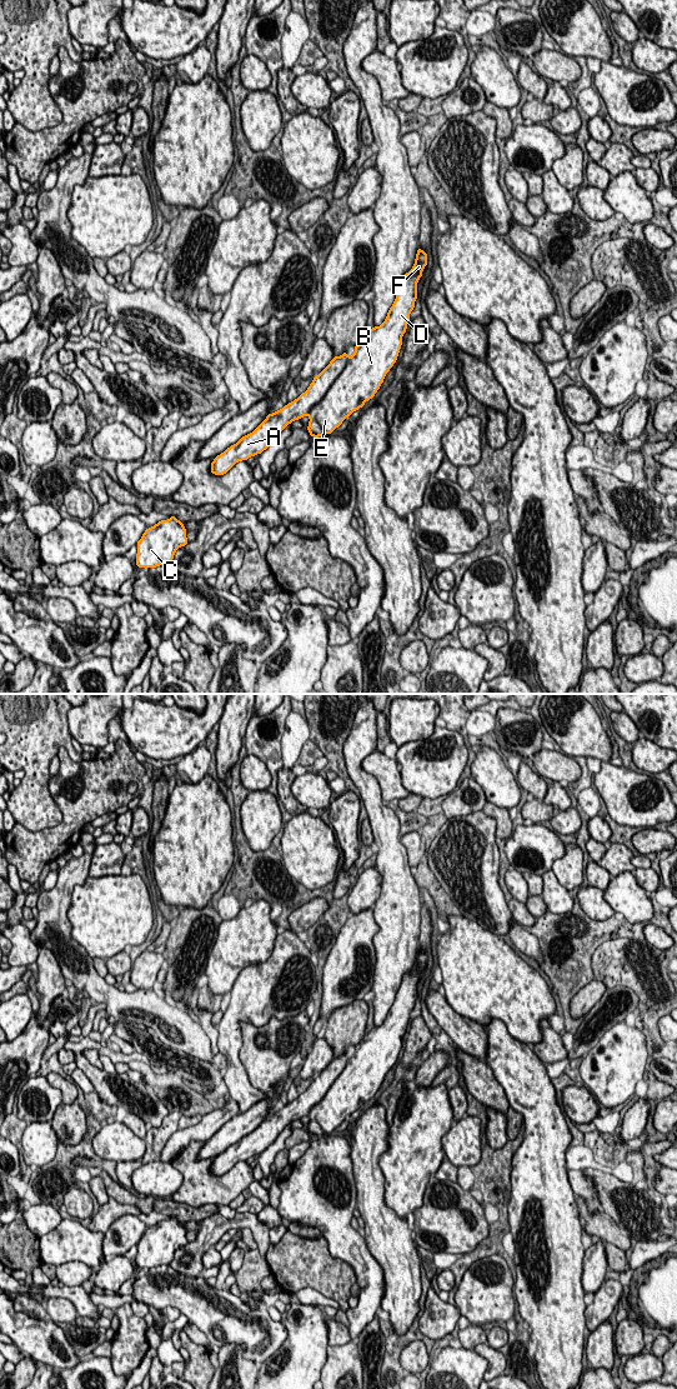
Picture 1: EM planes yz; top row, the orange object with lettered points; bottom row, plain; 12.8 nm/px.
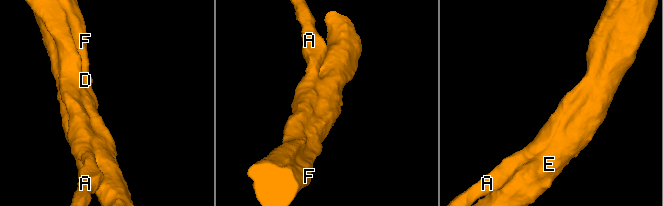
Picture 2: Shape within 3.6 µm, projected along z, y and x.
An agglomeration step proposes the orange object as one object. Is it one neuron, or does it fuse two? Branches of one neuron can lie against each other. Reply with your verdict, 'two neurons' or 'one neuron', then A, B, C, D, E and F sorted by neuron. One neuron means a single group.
one neuron; groups A B C D E F

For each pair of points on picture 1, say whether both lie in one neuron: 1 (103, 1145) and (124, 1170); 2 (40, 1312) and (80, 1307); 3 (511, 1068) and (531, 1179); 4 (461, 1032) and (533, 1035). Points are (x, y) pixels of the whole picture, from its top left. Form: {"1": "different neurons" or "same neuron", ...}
{"1": "same neuron", "2": "different neurons", "3": "same neuron", "4": "different neurons"}

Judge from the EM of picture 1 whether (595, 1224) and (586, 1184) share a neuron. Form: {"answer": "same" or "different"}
{"answer": "different"}

